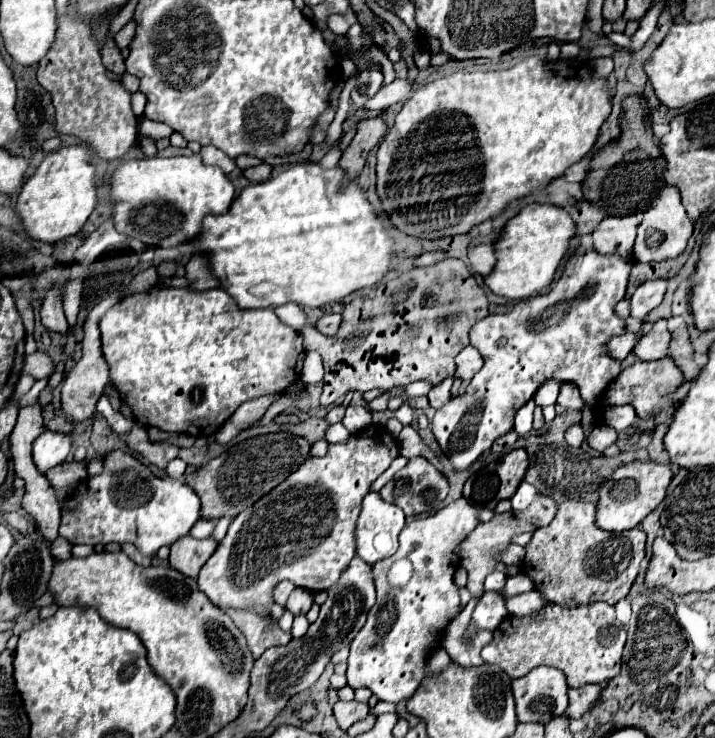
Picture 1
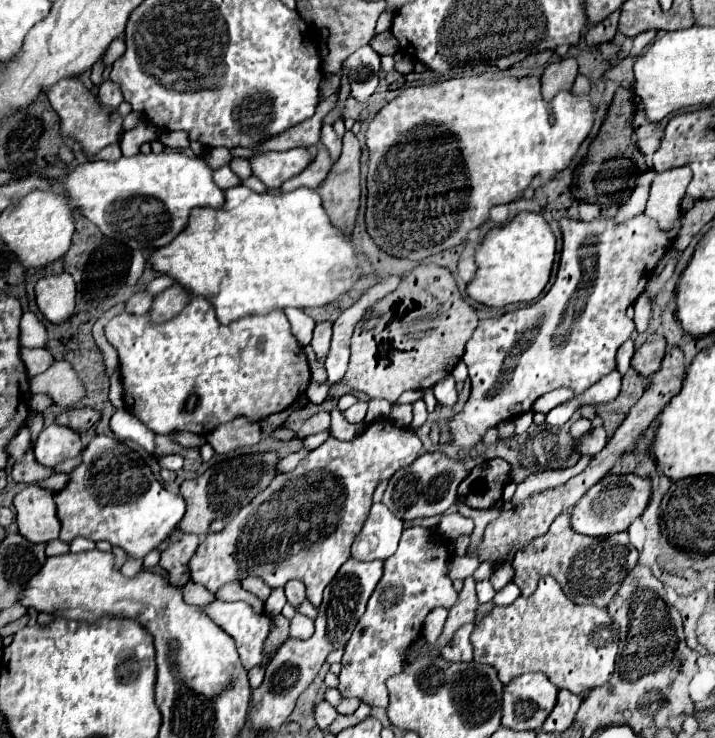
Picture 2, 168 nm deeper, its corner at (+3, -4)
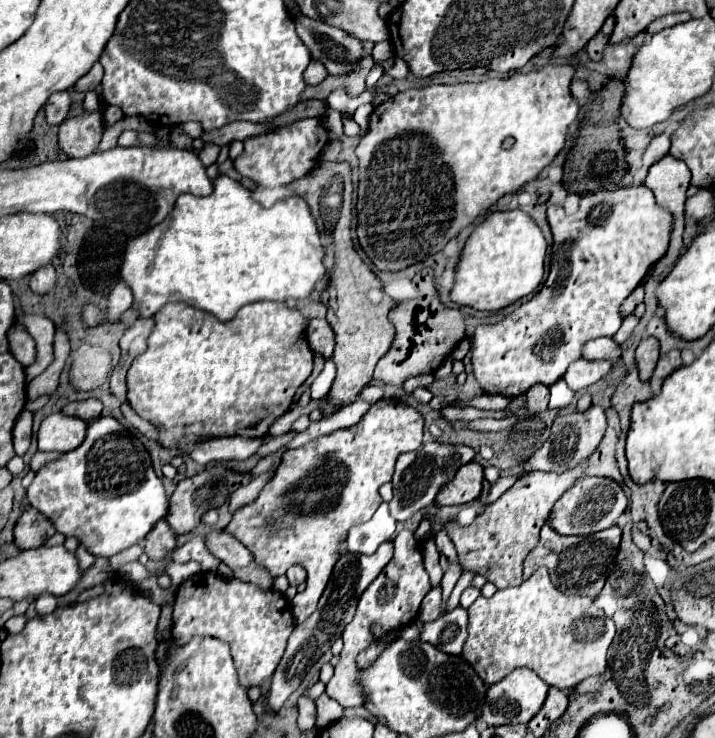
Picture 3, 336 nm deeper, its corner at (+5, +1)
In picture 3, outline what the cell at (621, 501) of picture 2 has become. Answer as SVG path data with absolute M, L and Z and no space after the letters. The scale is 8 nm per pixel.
M583 476L557 500L557 506L553 506L553 514L549 516L549 526L565 536L569 534L587 536L613 526L625 508L627 508L627 498L615 480Z

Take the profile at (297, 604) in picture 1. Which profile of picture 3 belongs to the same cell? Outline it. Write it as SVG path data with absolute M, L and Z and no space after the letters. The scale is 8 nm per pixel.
M291 566L287 570L287 578L289 578L289 584L291 586L299 586L301 582L305 582L307 574L305 574L305 568L303 566Z

